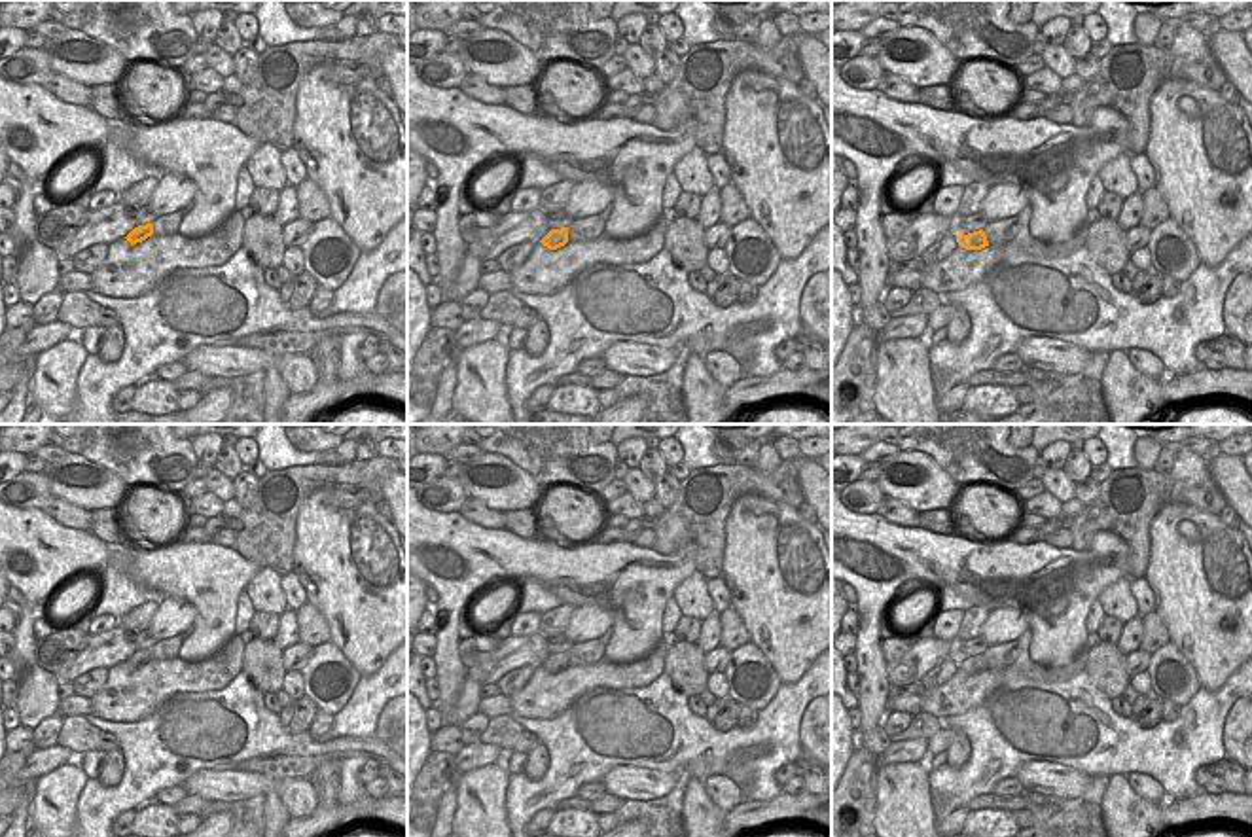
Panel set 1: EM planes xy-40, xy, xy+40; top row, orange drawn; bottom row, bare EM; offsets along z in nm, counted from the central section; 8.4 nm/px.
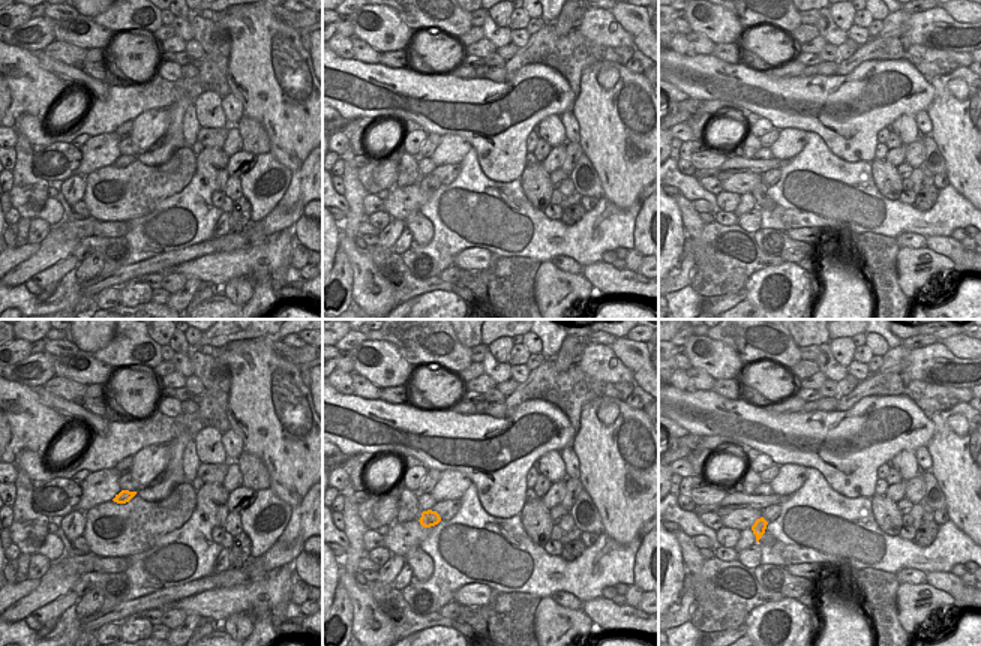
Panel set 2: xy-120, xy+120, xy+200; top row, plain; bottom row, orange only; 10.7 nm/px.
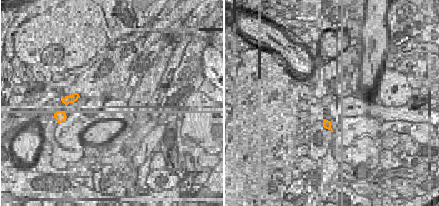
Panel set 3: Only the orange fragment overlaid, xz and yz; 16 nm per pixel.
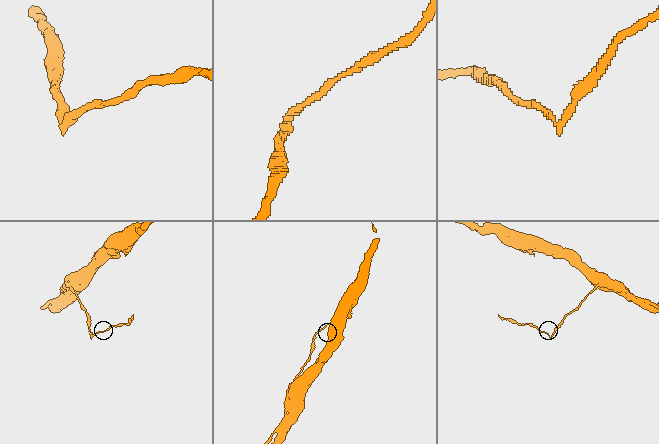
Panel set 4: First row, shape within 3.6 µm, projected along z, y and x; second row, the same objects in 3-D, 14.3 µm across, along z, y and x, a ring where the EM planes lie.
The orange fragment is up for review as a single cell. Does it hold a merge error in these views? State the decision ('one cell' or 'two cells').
two cells

